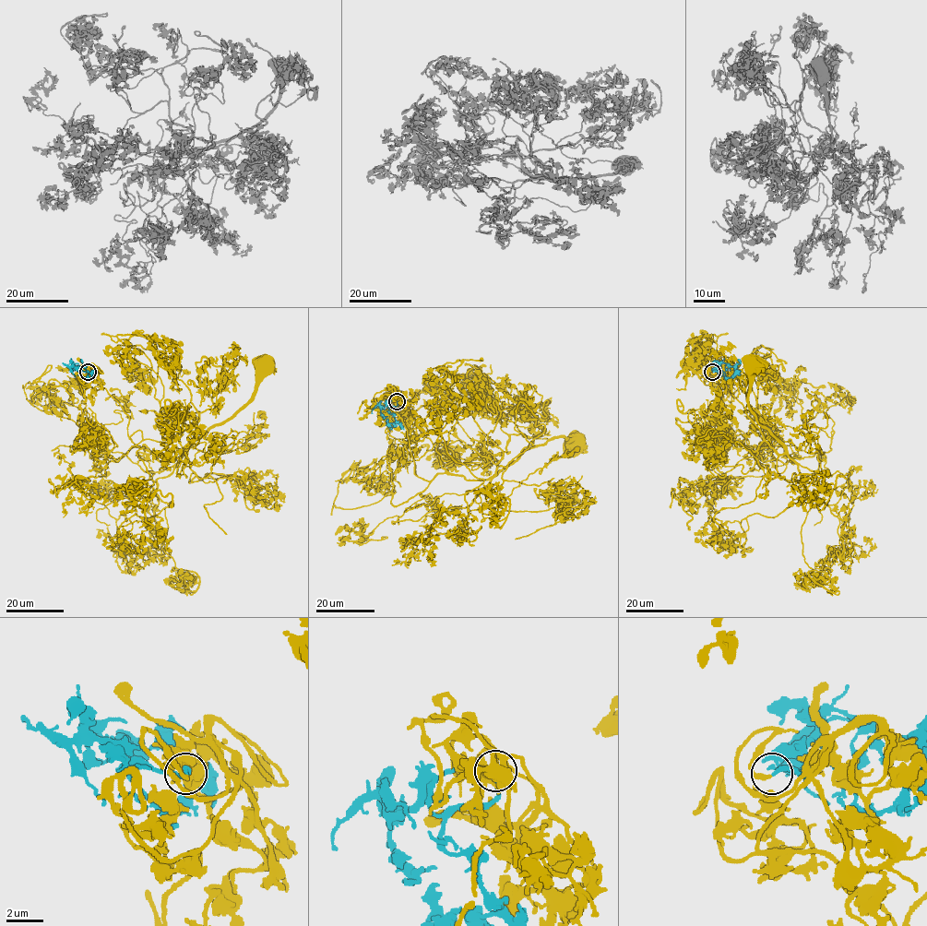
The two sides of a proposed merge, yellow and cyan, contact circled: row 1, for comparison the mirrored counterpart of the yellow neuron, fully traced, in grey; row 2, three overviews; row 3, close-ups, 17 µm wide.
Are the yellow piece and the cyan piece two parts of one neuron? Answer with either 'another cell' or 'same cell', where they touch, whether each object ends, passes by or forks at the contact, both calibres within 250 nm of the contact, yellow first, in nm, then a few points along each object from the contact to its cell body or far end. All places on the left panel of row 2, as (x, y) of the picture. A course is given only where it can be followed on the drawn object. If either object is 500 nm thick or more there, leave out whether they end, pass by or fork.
same cell | (88, 372) | yellow ends | cyan ends | 220/180 nm | yellow via (88, 372), (85, 395), (81, 383), (104, 388), (129, 417), (131, 441), (173, 461), (243, 406), (262, 367) | cyan via (88, 372), (81, 370), (79, 373), (85, 377), (88, 371), (80, 359)

